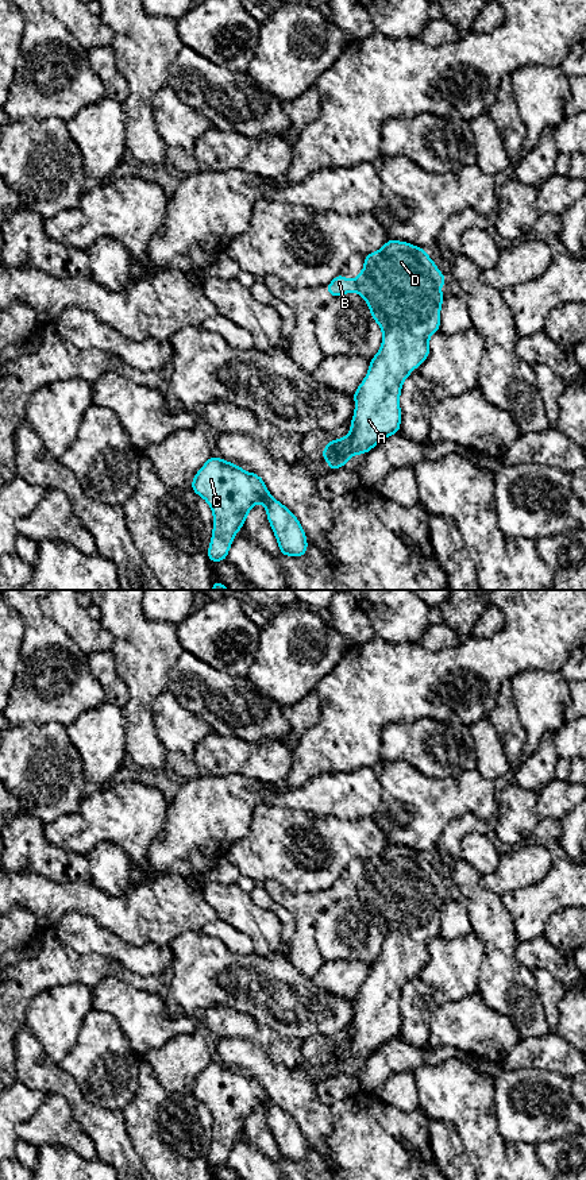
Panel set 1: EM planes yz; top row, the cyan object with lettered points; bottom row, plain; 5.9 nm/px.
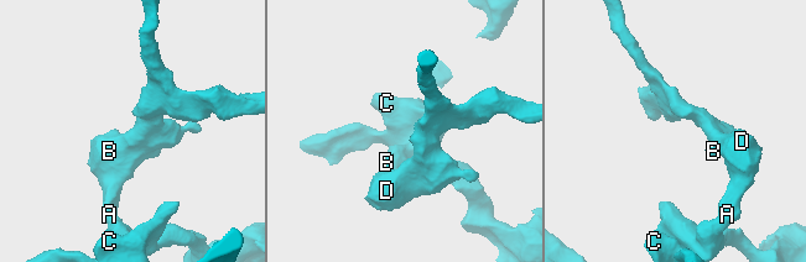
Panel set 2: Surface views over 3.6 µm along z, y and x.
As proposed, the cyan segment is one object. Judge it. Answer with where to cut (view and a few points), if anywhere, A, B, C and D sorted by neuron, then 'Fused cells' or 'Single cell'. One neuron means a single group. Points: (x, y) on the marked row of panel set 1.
Split along yz (354, 280), (357, 290). Groups: A C D / B. Fused cells

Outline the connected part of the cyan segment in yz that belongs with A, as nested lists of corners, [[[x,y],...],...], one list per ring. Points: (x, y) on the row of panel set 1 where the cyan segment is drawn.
[[[392,239],[379,251],[365,255],[365,267],[355,281],[356,292],[367,302],[383,339],[381,350],[370,360],[369,373],[352,394],[355,412],[350,433],[338,440],[327,440],[321,452],[323,459],[329,463],[329,471],[346,466],[351,456],[366,454],[382,439],[400,432],[402,382],[429,355],[429,336],[439,331],[440,306],[444,300],[440,286],[447,284],[423,248]]]

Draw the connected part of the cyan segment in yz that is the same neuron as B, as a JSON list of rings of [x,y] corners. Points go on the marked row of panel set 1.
[[[342,274],[336,275],[331,284],[327,285],[327,290],[332,297],[356,292],[356,281],[346,279]]]

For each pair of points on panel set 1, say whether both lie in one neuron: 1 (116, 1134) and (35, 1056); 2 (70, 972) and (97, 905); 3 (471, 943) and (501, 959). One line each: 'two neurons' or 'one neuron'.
1: one neuron
2: two neurons
3: two neurons

